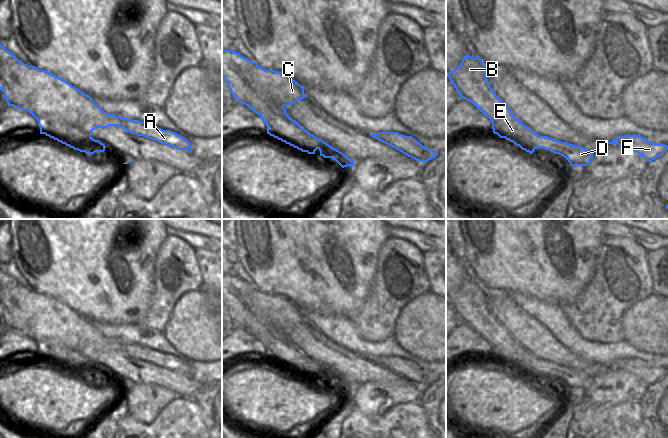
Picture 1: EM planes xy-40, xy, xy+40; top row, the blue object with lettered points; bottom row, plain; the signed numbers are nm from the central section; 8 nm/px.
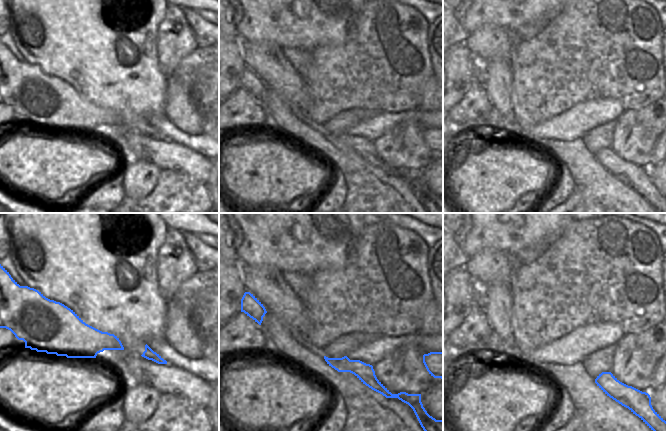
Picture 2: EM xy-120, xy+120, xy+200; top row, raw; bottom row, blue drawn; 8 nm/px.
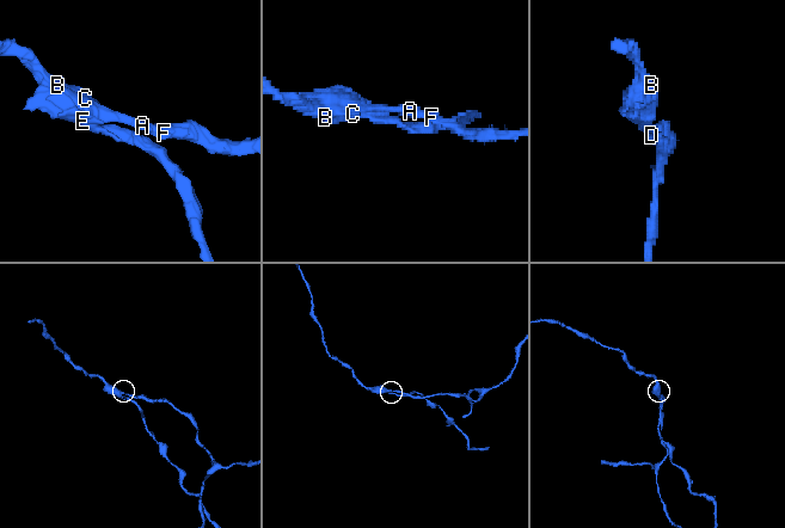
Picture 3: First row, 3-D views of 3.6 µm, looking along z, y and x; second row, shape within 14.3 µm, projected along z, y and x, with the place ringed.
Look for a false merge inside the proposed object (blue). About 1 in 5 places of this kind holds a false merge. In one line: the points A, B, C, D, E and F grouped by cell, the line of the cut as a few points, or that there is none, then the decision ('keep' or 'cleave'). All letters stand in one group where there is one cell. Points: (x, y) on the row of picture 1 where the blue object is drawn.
A B C E F / D | xy+40 (539, 135), (532, 137), (532, 145), (527, 151) | cleave

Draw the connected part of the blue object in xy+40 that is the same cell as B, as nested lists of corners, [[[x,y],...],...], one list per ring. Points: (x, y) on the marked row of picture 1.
[[[465,55],[460,65],[448,73],[460,98],[471,102],[490,119],[493,133],[505,138],[528,152],[533,146],[532,137],[539,136],[525,126],[494,93],[488,83],[484,63],[478,56]]]

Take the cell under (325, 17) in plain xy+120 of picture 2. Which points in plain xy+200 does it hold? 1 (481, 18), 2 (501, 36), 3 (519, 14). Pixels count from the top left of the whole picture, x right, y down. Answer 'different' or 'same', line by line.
1: same
2: different
3: same

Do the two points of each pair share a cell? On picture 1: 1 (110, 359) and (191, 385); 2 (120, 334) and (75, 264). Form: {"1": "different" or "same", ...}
{"1": "same", "2": "different"}

